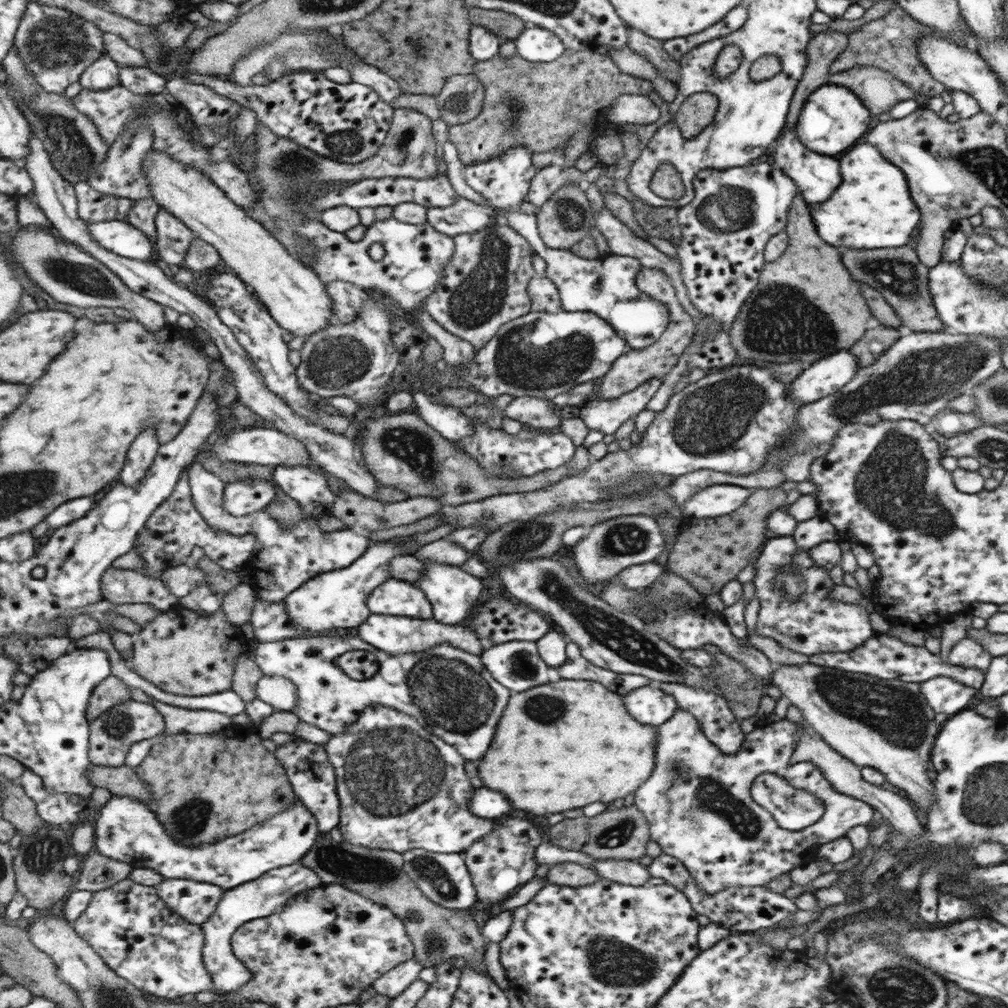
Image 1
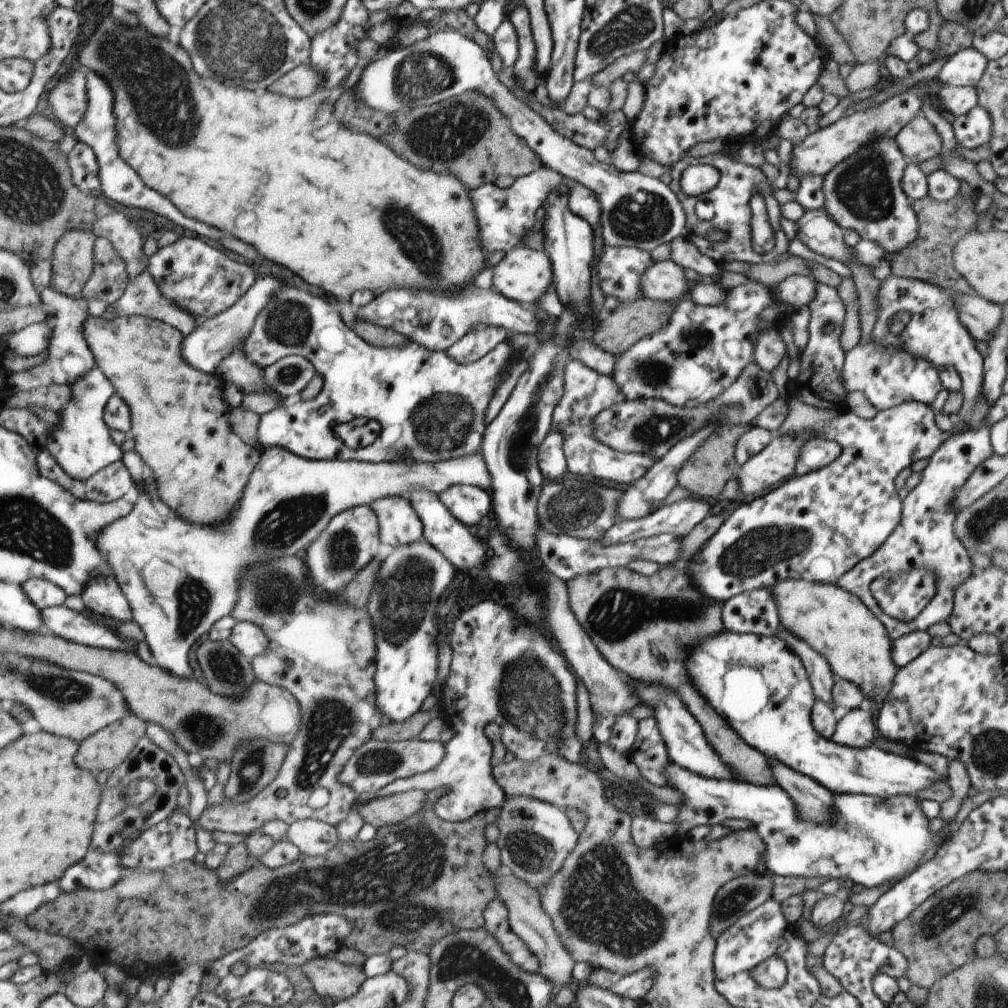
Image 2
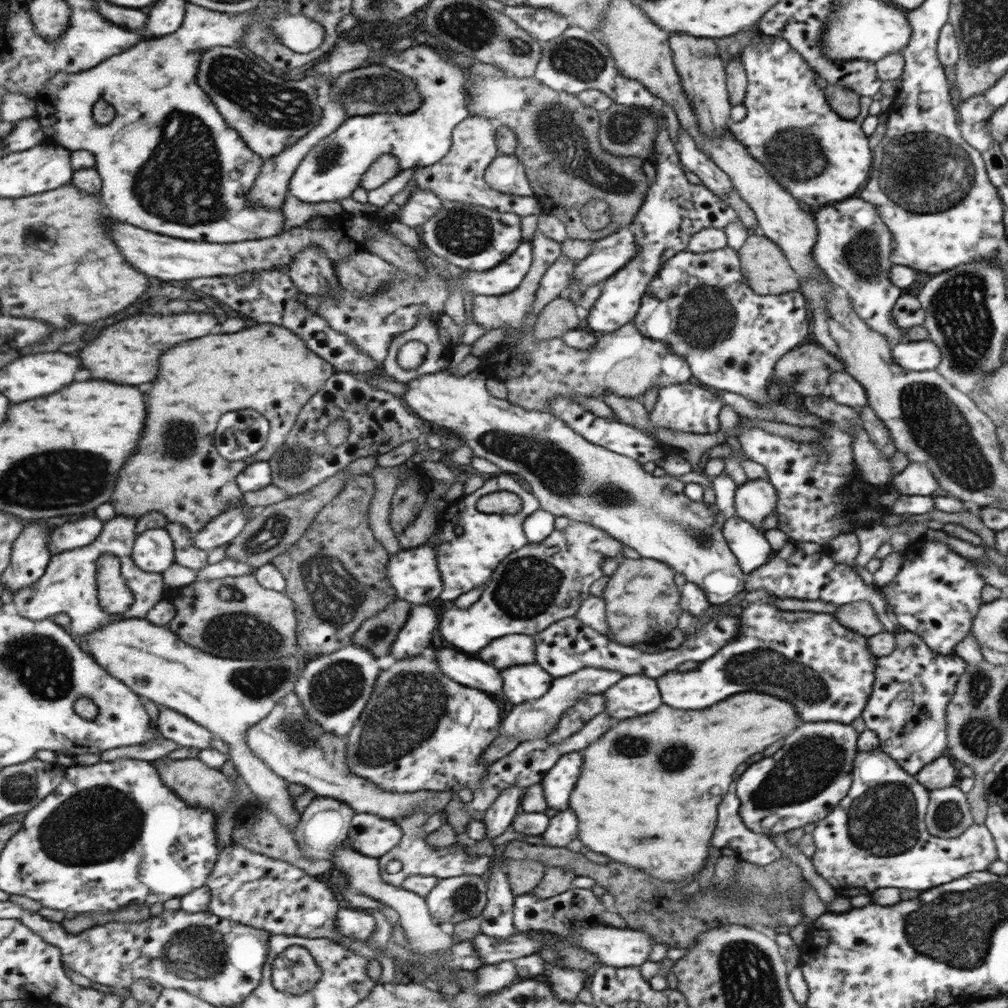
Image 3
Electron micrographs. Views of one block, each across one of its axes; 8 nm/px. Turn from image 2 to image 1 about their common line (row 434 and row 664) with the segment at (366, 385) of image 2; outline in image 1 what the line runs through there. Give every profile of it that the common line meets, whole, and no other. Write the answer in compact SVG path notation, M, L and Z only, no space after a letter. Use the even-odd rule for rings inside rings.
M355 634L339 638L337 636L313 636L309 638L291 638L279 642L257 642L255 662L265 676L283 676L289 678L299 690L298 703L293 713L309 725L314 725L329 734L339 734L354 727L359 716L367 707L381 705L397 709L398 712L415 716L419 724L427 724L427 730L435 732L442 742L450 744L465 760L479 760L487 746L491 744L495 724L507 704L511 691L495 681L482 664L480 656L457 649L453 644L438 644L424 652L395 655L371 647ZM351 650L365 650L373 654L377 661L377 671L371 678L355 680L339 668L338 659Z

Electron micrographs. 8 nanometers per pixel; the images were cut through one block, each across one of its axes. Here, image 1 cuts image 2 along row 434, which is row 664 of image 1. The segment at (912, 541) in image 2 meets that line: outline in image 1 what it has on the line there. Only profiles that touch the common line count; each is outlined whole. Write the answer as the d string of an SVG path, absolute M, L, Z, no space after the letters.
M965 636L959 639L947 653L947 663L950 666L977 669L981 673L990 667L992 659L992 654L983 649L982 643L975 637Z

